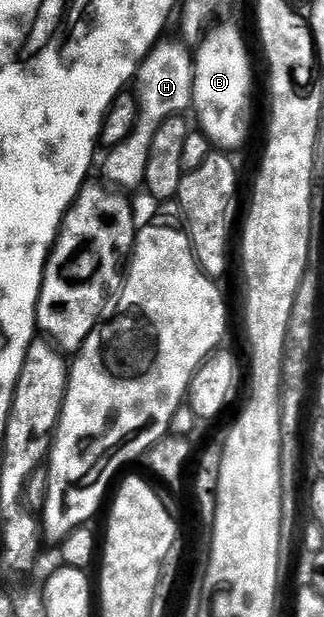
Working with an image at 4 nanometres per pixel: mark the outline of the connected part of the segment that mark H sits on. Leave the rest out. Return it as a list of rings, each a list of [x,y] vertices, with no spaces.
[[[158,41],[138,69],[136,93],[141,110],[132,136],[124,144],[109,147],[105,151],[106,159],[100,162],[100,170],[102,166],[102,174],[107,178],[103,179],[122,192],[131,192],[137,186],[139,189],[145,183],[148,155],[152,153],[152,140],[160,132],[160,126],[169,118],[185,115],[185,110],[189,111],[194,104],[194,54],[186,51],[181,41],[166,41]]]

